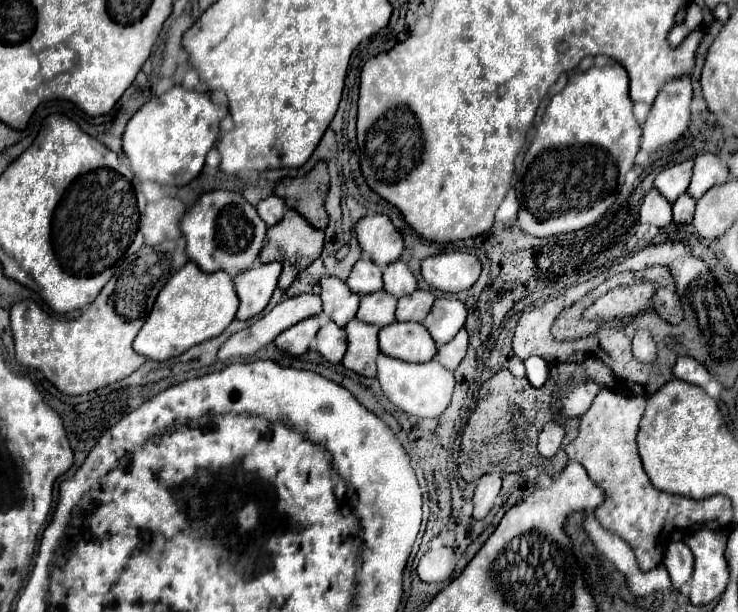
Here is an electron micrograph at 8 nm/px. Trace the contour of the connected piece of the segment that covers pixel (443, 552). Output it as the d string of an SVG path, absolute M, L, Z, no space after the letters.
M449 547L429 549L417 565L417 575L425 583L447 581L451 573L453 573L453 549Z

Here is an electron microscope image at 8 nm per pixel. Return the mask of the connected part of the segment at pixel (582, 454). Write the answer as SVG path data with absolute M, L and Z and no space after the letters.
M603 387L591 409L581 417L579 437L565 447L565 453L569 459L587 467L591 479L599 481L607 493L607 501L594 510L597 520L603 527L611 527L613 533L625 539L633 547L639 567L649 571L662 561L663 552L655 552L663 551L667 539L661 537L661 531L695 523L695 501L659 501L663 491L651 485L637 453L635 437L643 409L645 397L619 395L613 389Z

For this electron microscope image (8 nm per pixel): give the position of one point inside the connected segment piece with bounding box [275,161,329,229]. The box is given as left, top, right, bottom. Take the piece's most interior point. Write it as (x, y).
(306, 196)

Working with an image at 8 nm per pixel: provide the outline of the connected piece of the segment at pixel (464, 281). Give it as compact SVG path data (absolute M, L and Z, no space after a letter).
M441 253L423 259L423 279L439 291L459 293L469 289L481 273L481 263L471 253Z

